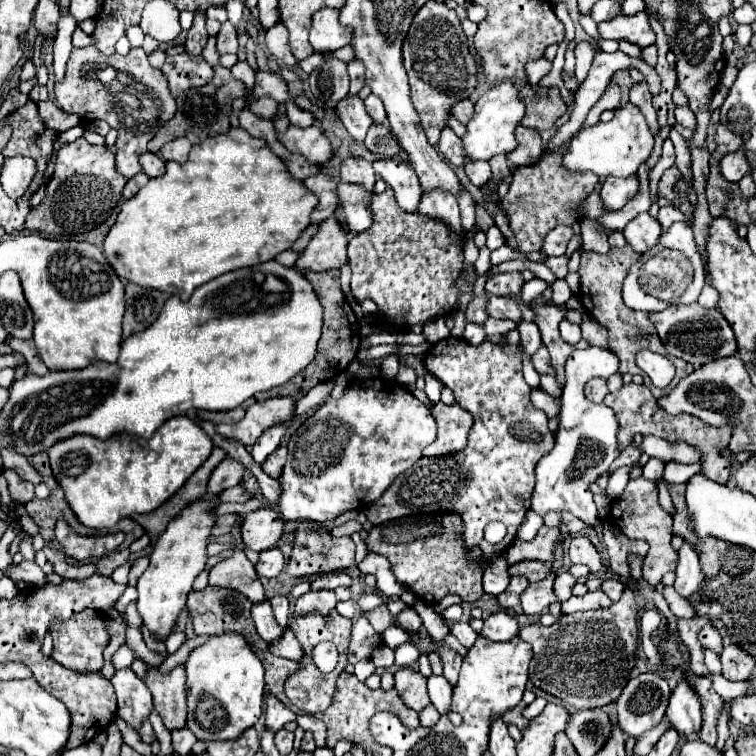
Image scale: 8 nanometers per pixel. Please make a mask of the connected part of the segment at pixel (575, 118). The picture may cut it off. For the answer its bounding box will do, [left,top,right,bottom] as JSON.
[544,51,660,153]

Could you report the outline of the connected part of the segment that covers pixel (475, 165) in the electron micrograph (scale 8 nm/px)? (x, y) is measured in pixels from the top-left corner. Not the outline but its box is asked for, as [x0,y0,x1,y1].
[464,161,492,187]

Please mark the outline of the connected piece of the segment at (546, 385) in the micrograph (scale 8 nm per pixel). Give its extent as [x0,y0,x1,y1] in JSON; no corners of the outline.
[540,375,560,399]

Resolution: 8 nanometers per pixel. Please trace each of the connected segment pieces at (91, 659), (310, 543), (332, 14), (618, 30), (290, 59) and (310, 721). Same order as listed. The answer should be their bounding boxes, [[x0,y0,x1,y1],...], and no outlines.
[[50,609,108,671],[286,529,354,577],[310,9,350,53],[598,11,656,47],[266,23,298,67],[296,715,326,747]]

